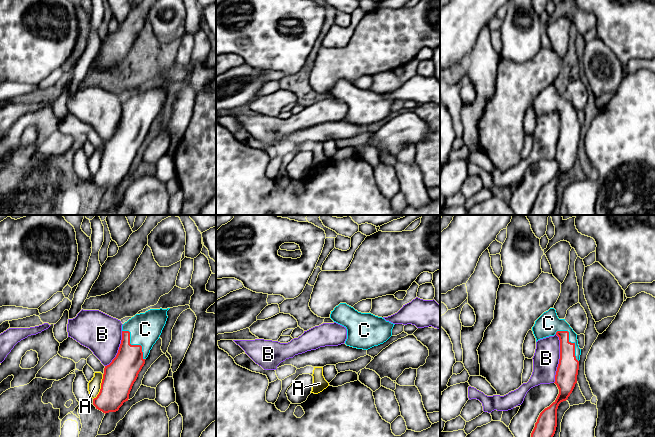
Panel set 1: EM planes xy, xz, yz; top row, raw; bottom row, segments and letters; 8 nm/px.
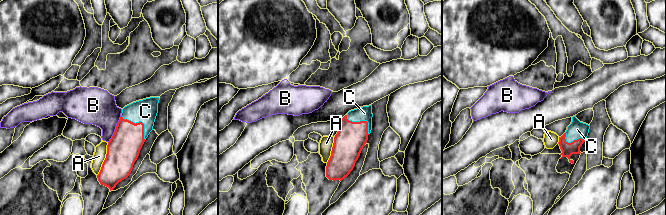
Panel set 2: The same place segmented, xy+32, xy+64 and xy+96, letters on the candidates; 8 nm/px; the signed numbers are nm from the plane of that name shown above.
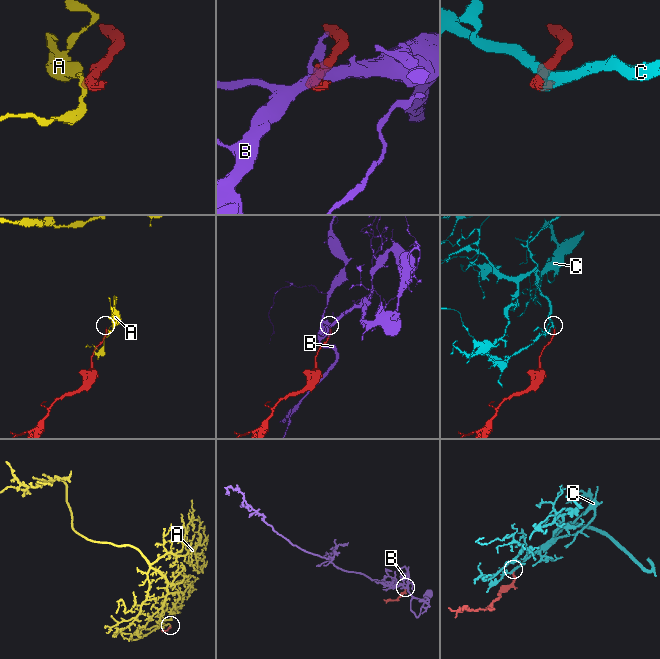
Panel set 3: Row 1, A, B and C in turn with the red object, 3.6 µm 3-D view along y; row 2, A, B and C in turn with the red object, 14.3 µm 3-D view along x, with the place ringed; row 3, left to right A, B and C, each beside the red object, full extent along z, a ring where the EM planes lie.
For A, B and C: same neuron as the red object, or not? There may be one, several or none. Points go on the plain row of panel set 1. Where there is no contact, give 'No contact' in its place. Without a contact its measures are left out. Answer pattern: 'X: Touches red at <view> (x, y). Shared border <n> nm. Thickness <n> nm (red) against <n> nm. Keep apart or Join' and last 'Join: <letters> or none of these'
A: Touches red at xy (101, 163). Shared border 220 nm. Thickness 260 nm (red) against 110 nm. Keep apart
B: Touches red at yz (560, 134). Shared border 400 nm. Thickness 180 nm (red) against 200 nm. Keep apart
C: Touches red at yz (570, 118). Shared border 300 nm. Thickness 170 nm (red) against 180 nm. Join
Join: C

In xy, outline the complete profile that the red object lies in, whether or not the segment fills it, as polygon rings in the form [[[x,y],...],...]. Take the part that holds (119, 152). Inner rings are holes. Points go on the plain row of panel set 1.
[[[150,85],[145,89],[136,90],[122,101],[122,116],[116,133],[105,142],[101,165],[93,181],[103,189],[116,188],[128,177],[129,170],[139,148],[145,140],[153,121],[159,115],[167,97],[167,85]]]

